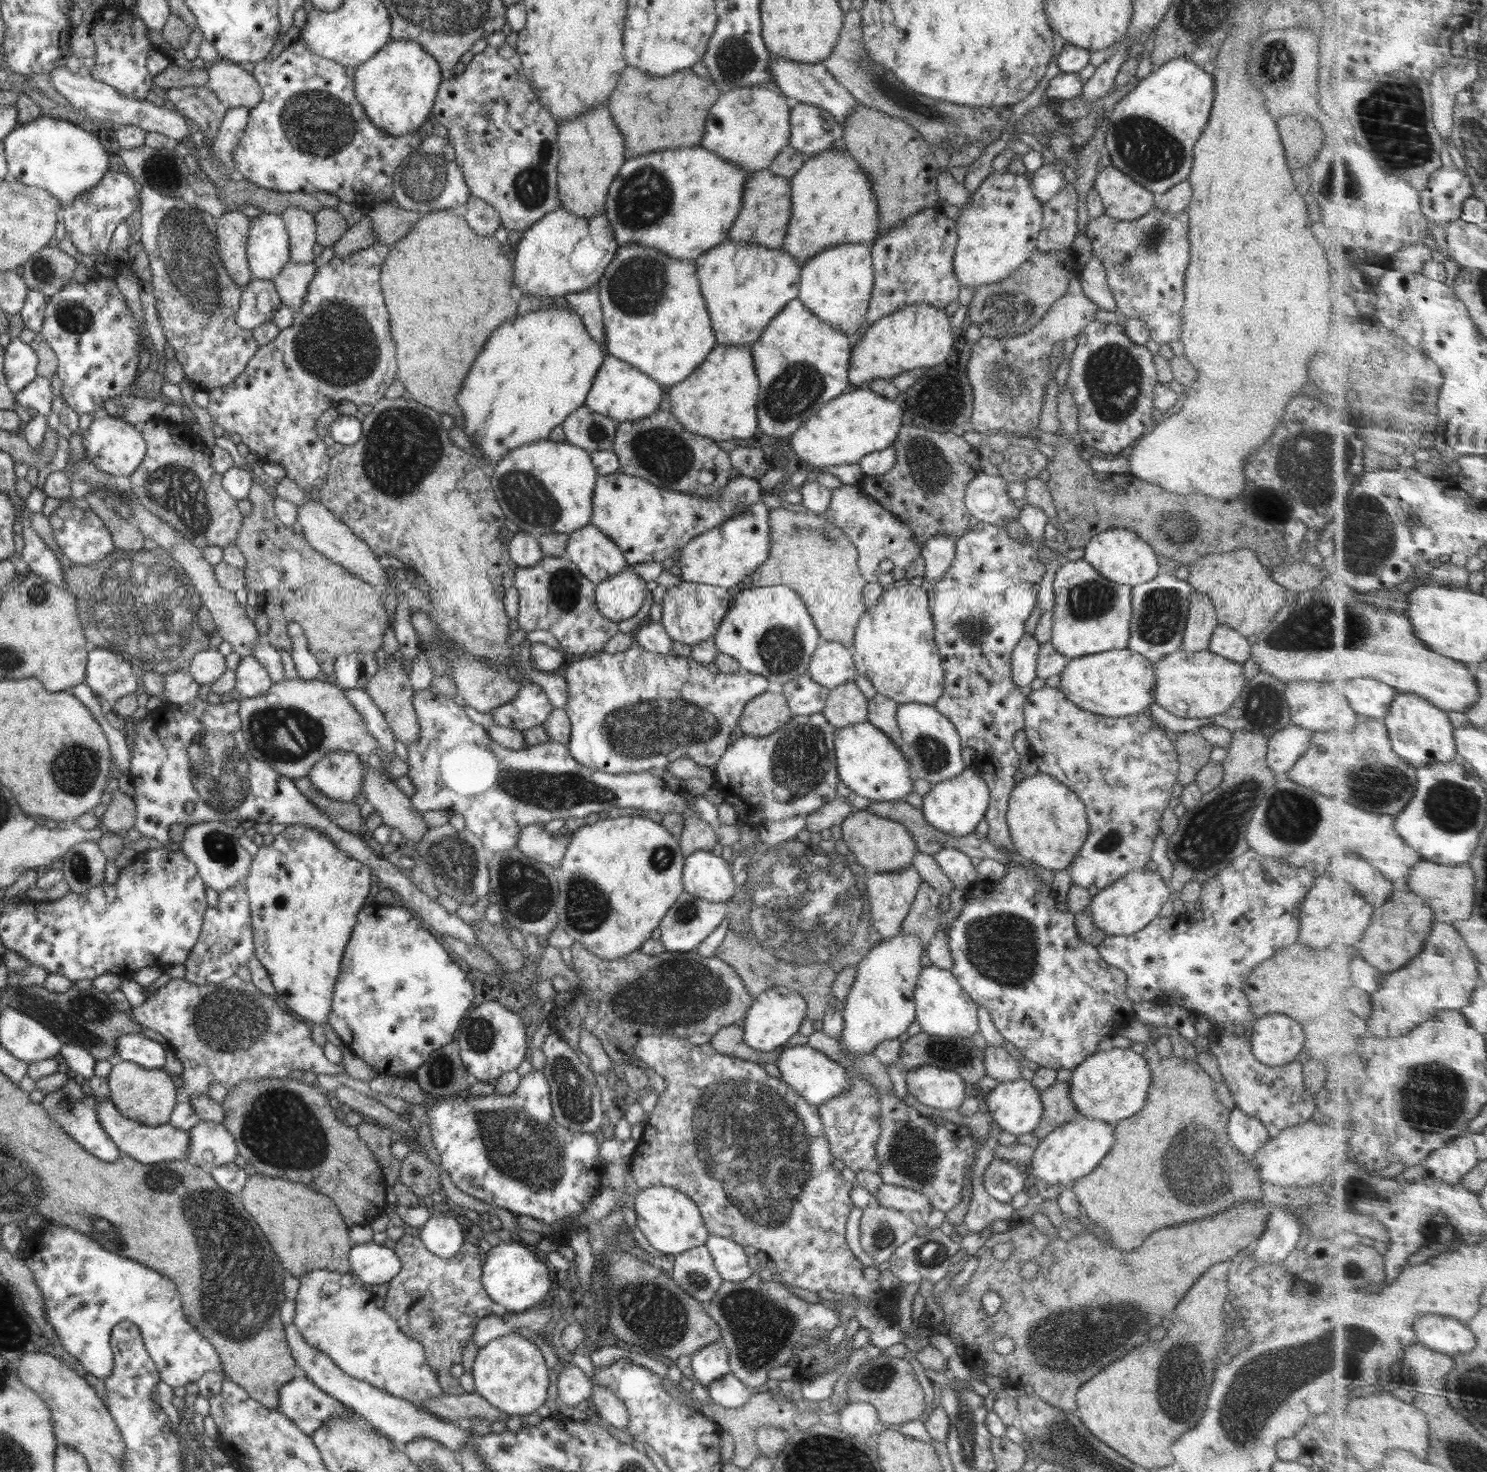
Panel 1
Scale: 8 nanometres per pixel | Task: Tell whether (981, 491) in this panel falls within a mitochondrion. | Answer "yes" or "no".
no

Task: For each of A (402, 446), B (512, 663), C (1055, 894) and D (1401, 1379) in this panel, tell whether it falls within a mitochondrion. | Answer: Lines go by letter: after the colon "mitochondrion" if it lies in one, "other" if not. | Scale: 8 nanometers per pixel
A: mitochondrion
B: other
C: other
D: other

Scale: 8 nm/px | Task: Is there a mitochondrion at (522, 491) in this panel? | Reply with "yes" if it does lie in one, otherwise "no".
yes

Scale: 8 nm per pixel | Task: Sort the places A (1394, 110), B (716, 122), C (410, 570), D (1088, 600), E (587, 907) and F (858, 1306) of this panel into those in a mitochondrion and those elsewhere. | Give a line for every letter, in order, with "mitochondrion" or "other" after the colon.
A: mitochondrion
B: other
C: other
D: mitochondrion
E: mitochondrion
F: other

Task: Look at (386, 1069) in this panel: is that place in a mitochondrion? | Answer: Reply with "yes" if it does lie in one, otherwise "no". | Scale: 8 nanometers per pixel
no

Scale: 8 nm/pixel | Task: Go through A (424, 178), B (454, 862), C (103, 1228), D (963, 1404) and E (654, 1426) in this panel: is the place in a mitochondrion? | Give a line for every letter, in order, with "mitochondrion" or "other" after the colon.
A: mitochondrion
B: mitochondrion
C: mitochondrion
D: mitochondrion
E: other

